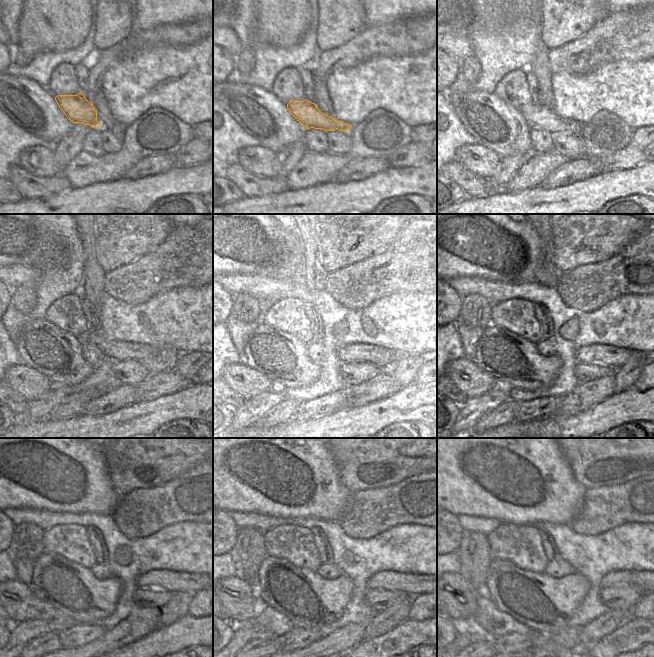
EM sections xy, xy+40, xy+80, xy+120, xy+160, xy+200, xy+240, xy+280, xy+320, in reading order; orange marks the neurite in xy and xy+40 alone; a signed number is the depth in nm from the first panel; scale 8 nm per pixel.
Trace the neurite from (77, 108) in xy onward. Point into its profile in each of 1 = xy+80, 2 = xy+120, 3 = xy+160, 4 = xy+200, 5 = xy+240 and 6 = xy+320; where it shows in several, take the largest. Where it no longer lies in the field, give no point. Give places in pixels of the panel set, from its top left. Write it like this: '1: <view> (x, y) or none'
1: xy+80 (536, 115)
2: xy+120 (119, 350)
3: xy+160 (384, 358)
4: xy+200 (606, 355)
5: xy+240 (172, 581)
6: xy+320 (640, 580)

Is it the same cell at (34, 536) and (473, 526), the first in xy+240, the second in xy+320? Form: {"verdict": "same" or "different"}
{"verdict": "different"}

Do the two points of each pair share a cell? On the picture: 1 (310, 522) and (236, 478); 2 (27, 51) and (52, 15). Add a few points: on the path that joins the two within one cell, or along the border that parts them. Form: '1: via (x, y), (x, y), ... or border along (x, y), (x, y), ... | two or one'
1: border along (277, 517), (315, 517), (324, 520) | two
2: via (33, 42), (51, 24) | one

